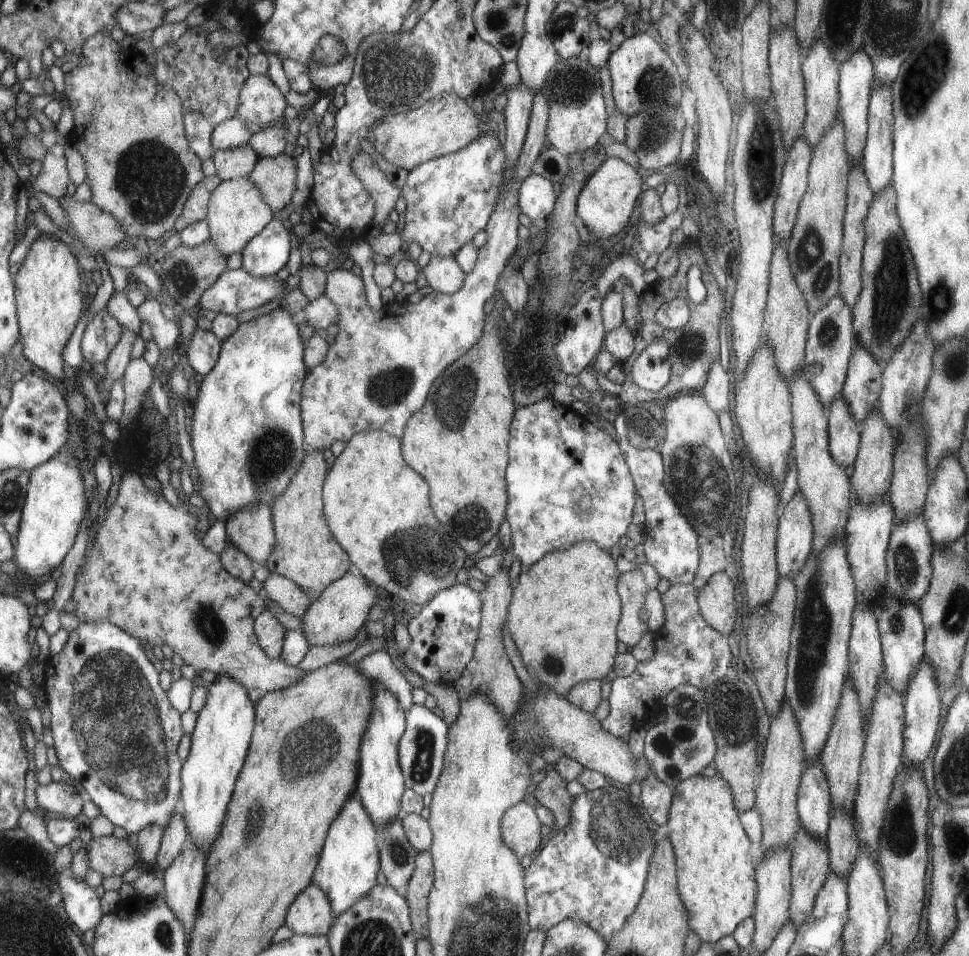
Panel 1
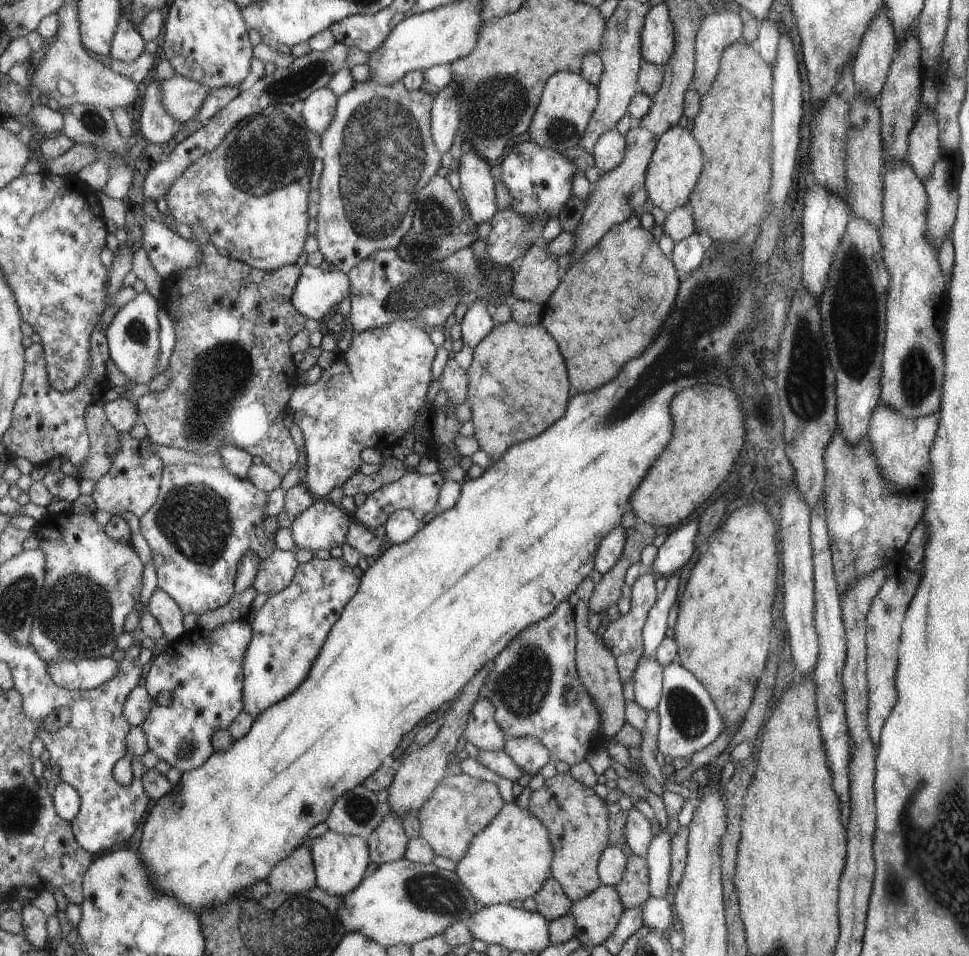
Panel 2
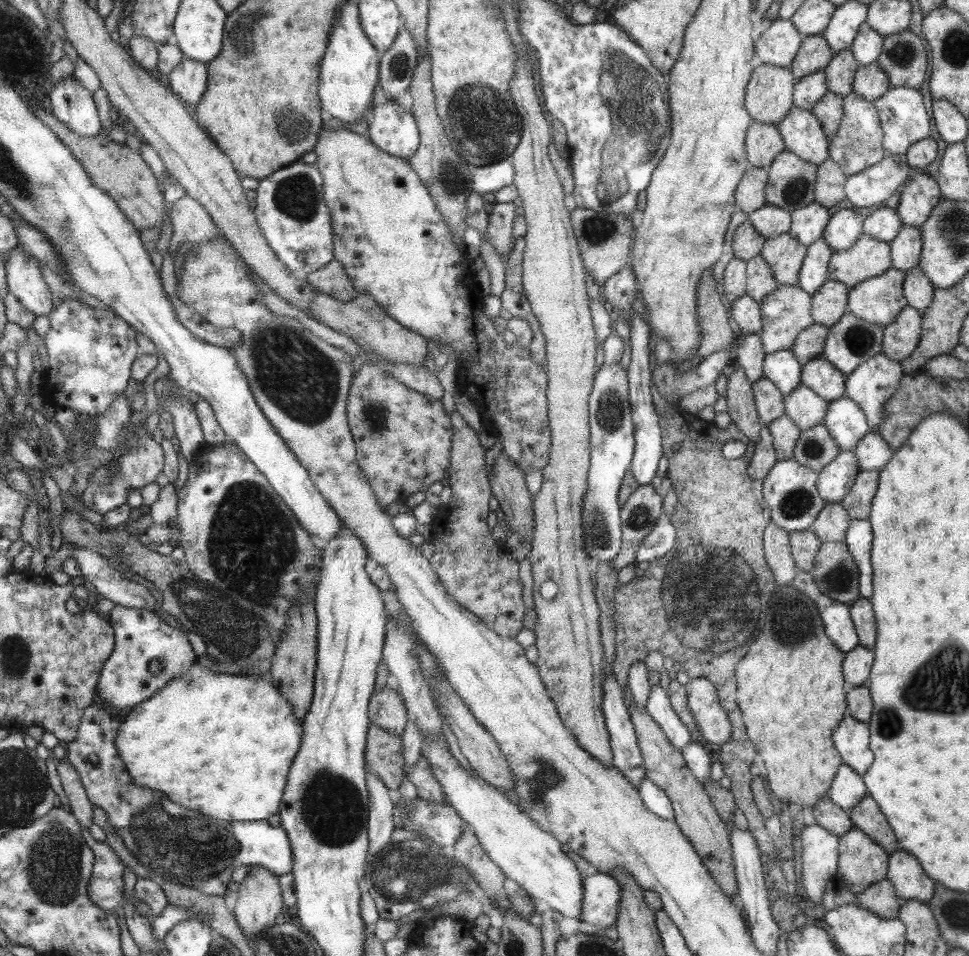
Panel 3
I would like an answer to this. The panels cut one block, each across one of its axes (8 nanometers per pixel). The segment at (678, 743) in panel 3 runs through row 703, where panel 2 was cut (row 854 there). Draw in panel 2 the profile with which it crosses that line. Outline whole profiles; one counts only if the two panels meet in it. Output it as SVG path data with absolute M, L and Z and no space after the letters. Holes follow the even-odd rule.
M662 829L660 834L653 838L645 858L649 870L649 892L656 899L665 898L670 892L671 838L667 829Z

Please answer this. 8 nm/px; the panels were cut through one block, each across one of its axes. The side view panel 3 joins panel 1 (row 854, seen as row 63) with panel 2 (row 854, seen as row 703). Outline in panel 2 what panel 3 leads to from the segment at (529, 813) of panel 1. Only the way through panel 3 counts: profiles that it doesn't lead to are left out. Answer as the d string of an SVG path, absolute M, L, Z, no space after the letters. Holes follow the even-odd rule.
M570 772L546 779L540 790L532 793L529 812L549 830L553 846L552 877L564 886L570 901L585 899L601 887L597 868L608 842L608 808L588 785L575 780Z

